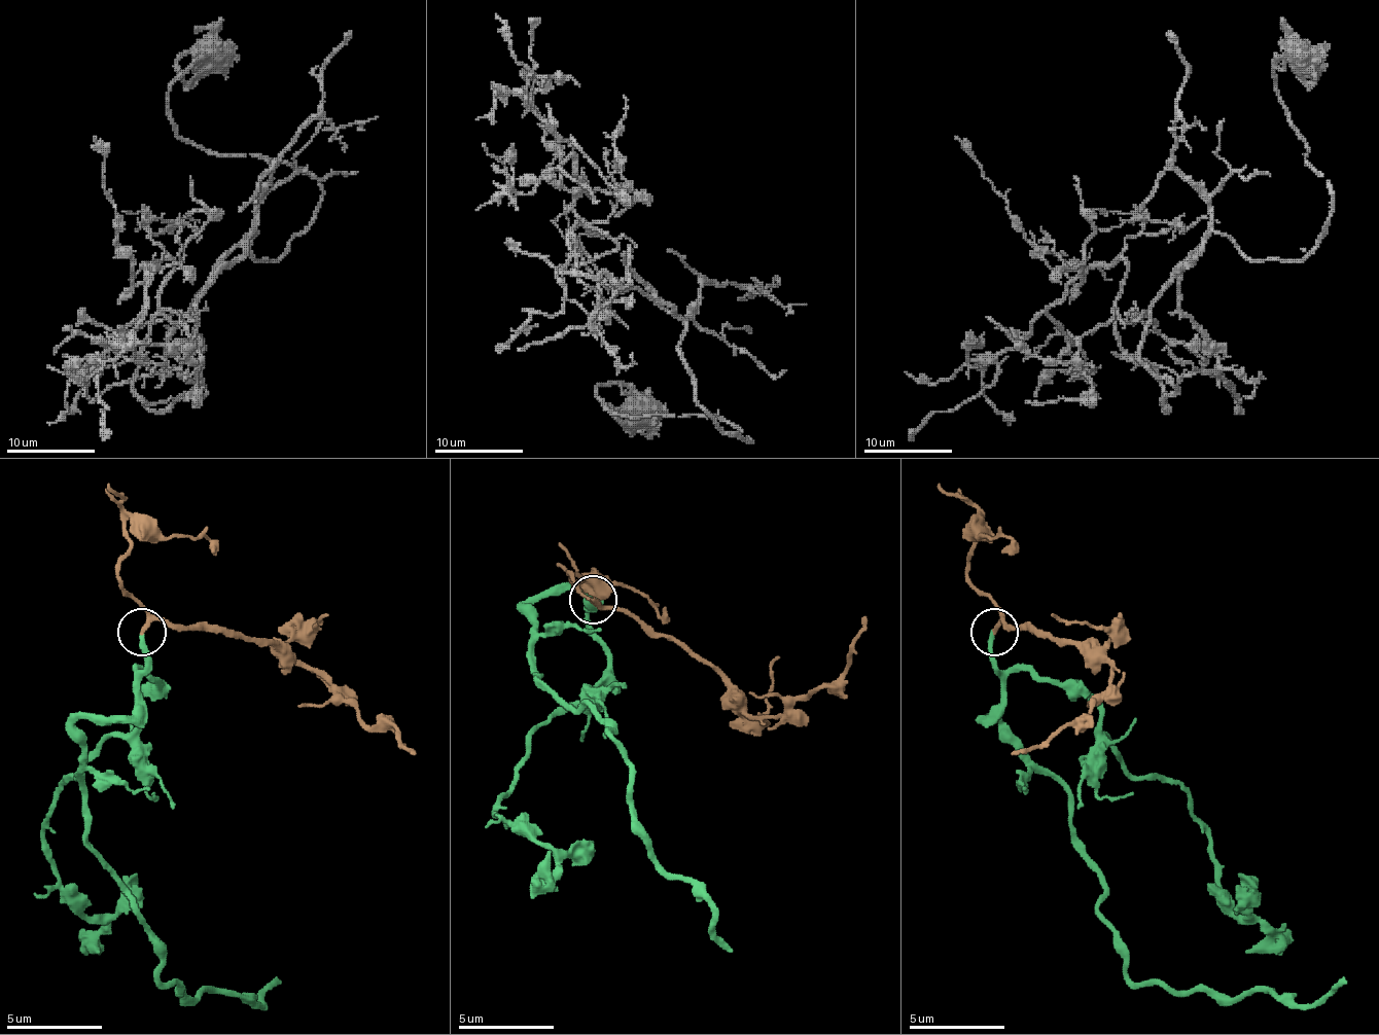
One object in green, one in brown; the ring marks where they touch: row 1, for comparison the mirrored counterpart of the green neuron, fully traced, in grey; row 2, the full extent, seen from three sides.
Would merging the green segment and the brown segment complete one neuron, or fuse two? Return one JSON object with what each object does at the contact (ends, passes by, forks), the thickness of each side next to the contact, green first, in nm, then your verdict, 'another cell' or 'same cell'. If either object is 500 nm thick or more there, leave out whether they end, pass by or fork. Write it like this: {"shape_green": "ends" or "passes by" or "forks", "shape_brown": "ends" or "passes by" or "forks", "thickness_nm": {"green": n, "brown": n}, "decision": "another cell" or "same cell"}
{"shape_green": "ends", "shape_brown": "passes by", "thickness_nm": {"green": 240, "brown": 180}, "decision": "same cell"}

